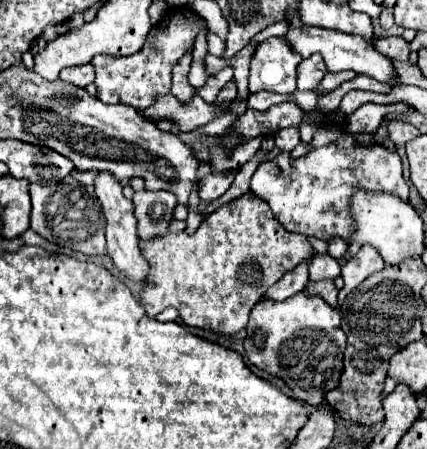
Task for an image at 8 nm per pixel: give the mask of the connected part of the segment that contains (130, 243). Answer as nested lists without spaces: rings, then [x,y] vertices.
[[[98,172],[96,180],[94,180],[94,186],[96,186],[96,194],[98,194],[98,200],[102,202],[102,208],[104,208],[104,218],[106,218],[106,242],[108,242],[108,256],[112,258],[114,266],[132,282],[136,284],[144,284],[146,282],[146,276],[148,276],[148,260],[144,258],[142,250],[140,250],[140,236],[138,236],[138,220],[134,216],[134,204],[132,200],[128,200],[124,194],[122,194],[122,182],[112,174],[112,172]]]

